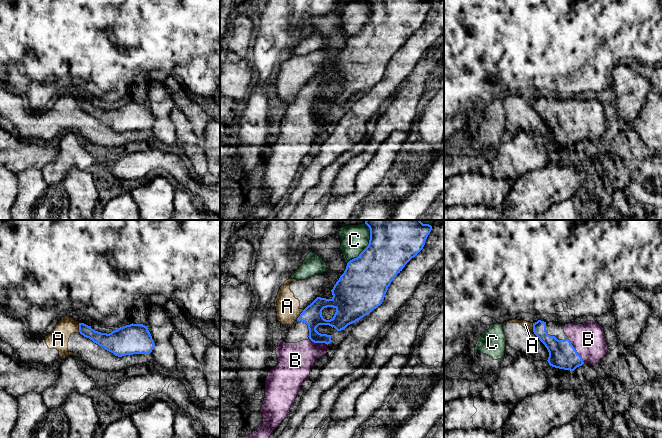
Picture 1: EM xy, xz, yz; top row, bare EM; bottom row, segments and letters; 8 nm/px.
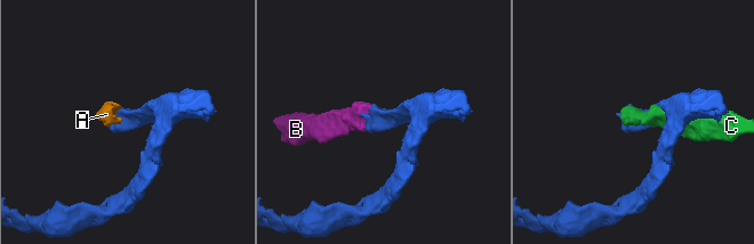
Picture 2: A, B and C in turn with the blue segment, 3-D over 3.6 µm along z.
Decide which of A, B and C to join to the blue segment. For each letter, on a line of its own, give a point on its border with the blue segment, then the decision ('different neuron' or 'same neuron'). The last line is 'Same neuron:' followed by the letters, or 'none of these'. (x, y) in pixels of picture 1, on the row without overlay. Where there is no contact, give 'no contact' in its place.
A: xz (300, 90) | different neuron
B: yz (576, 127) | same neuron
C: xz (368, 21) | different neuron
Same neuron: B

